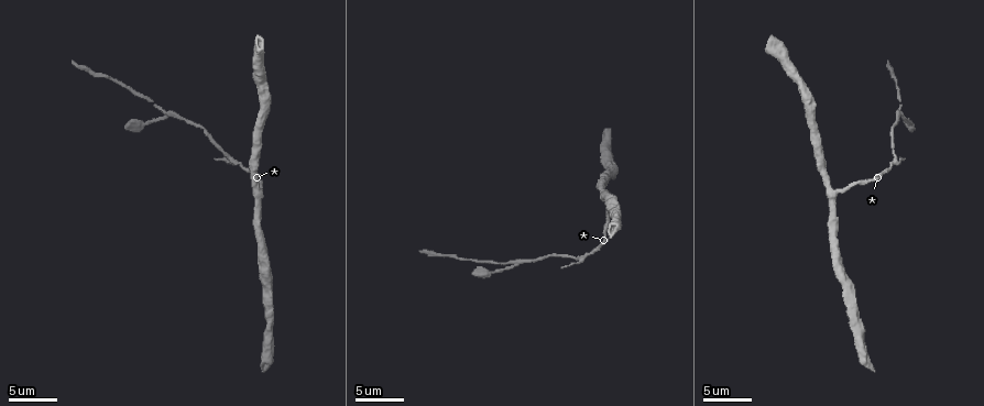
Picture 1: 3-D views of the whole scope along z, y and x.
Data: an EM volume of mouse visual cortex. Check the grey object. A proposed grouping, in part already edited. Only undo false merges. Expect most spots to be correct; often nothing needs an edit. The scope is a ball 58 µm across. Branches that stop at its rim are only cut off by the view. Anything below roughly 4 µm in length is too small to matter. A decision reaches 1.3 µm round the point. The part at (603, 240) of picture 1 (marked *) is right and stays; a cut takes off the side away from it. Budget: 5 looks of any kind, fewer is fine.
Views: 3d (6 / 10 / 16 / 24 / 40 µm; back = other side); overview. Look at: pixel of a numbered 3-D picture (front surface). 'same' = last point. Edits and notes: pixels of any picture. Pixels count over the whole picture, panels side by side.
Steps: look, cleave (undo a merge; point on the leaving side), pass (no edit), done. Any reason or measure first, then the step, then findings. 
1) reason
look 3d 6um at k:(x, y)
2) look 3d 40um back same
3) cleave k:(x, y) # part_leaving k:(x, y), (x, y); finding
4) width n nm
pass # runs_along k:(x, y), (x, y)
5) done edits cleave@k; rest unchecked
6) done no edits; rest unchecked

sudden change in width
look 3d 10um at 1:(842, 188)

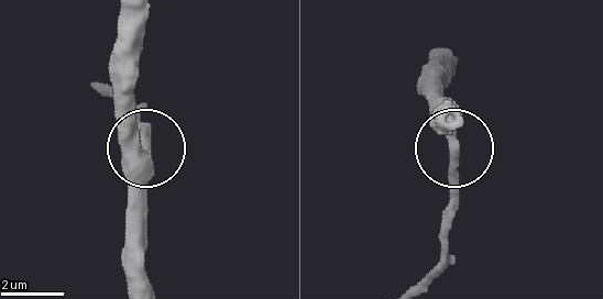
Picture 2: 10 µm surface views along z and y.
width 360 nm
pass # one cell here

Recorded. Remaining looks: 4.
two arms in line, one across
look 3d 16um at 1:(511, 267)

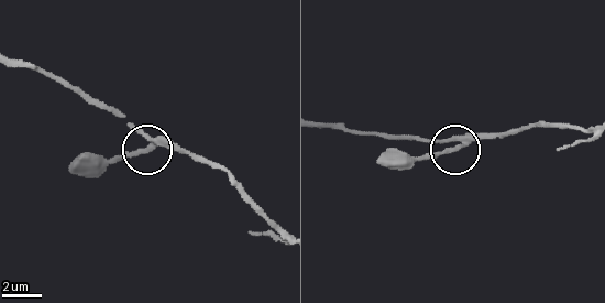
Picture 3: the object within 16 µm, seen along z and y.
arms 3
cleave 3:(130, 153) # part_leaving 3:(462, 144), (425, 159), (377, 162); a second cell is stuck on

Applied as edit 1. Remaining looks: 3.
narrows sharply
look 3d 6um at 1:(468, 260)

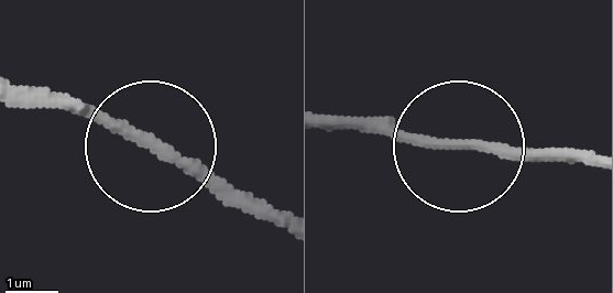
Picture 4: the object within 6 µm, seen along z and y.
pass # runs_along 4:(582, 161), (332, 121); all the same cell

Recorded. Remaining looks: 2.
done edits cleave@3; rest unchecked

